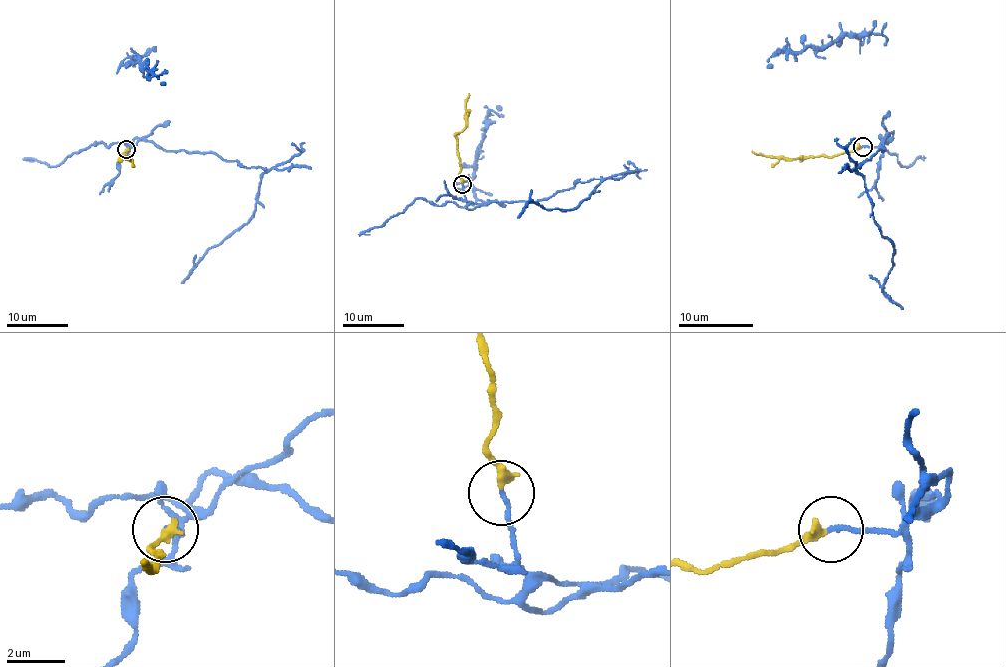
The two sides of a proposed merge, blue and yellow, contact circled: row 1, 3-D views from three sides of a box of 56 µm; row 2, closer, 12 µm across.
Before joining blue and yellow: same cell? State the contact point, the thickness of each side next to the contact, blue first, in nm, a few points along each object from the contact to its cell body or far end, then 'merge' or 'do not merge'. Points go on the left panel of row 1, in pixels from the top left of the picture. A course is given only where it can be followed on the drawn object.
(126, 149) | 150/340 nm | blue via (125, 149), (147, 140), (167, 151), (210, 152), (264, 171), (256, 209), (239, 229), (210, 248), (181, 283) | yellow via (125, 149), (121, 158), (130, 160), (133, 154) | do not merge

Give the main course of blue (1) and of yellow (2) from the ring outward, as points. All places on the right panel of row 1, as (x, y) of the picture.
1: (863, 146), (880, 146), (885, 134), (884, 148), (855, 168), (872, 219), (893, 245), (884, 290), (902, 309)
2: (861, 146), (831, 157), (792, 159), (758, 155), (752, 151)

